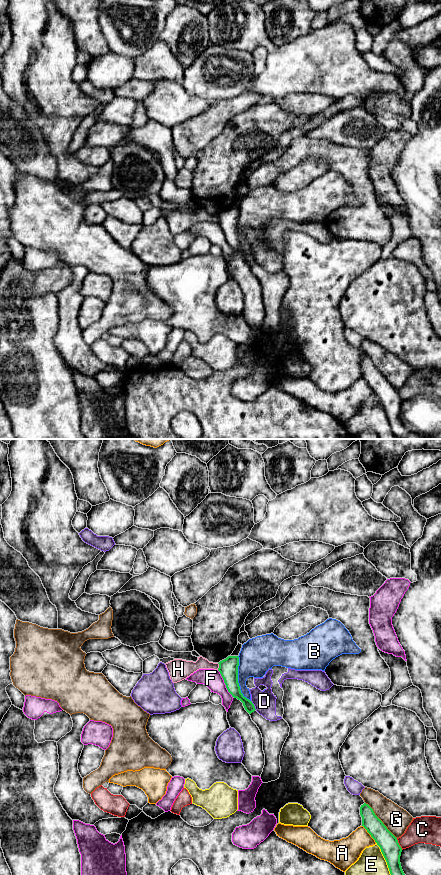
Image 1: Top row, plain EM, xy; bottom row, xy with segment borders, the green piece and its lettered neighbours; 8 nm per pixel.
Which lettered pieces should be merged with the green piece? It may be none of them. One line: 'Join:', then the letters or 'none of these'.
Join: none of these

